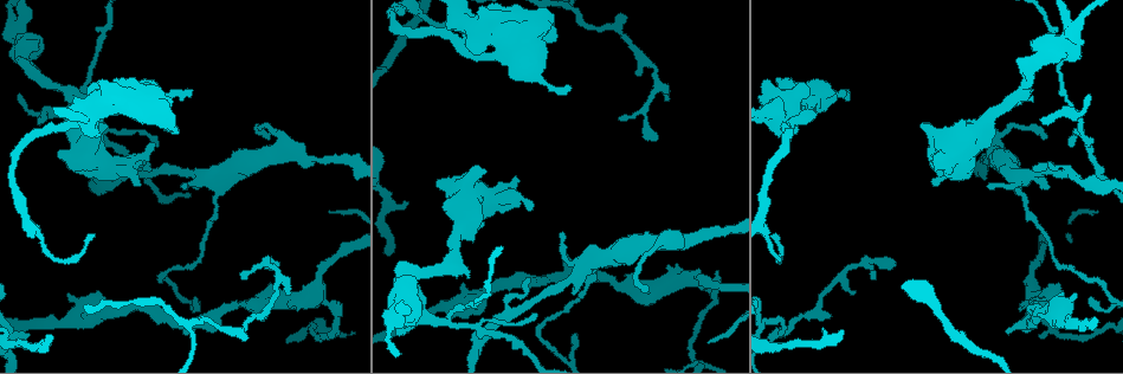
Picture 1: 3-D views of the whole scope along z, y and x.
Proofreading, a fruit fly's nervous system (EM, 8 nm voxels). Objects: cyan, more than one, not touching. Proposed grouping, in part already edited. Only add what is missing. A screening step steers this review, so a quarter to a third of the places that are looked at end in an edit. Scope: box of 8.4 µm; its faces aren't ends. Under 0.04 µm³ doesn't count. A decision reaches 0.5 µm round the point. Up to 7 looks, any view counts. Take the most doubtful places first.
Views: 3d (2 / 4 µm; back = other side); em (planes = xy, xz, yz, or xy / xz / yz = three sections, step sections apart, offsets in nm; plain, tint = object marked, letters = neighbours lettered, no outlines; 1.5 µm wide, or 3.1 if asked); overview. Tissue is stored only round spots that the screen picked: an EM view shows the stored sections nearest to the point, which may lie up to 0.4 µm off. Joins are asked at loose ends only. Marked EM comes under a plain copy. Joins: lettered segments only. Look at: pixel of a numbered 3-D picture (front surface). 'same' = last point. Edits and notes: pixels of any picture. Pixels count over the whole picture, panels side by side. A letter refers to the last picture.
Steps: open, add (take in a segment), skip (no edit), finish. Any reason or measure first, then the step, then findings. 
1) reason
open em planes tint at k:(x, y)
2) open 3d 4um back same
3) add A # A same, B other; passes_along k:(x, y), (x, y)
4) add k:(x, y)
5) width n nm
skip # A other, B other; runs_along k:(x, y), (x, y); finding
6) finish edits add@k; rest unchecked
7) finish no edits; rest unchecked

tapers out
open em yz step 8 tint at 1:(188, 90)

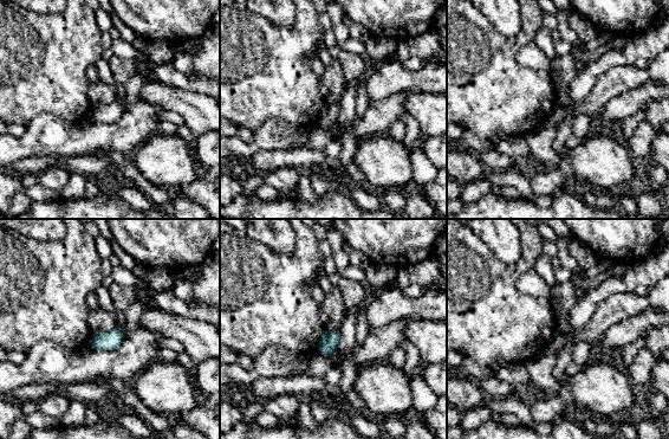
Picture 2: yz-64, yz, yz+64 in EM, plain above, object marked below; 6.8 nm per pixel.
another direction
open em planes letters same

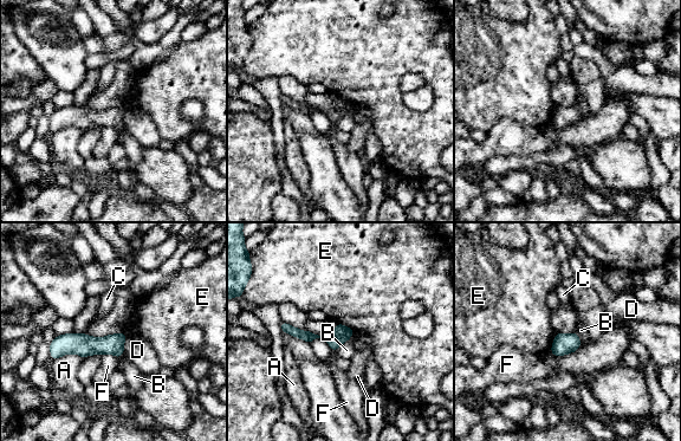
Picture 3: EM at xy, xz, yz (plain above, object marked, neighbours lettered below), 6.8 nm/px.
skip # A other, B other, C other, D other, E other, F other; border 3:(575, 332), (579, 339), (579, 347); no lettered segment goes on from it

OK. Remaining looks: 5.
an open end
open 3d 4um at 1:(439, 184)

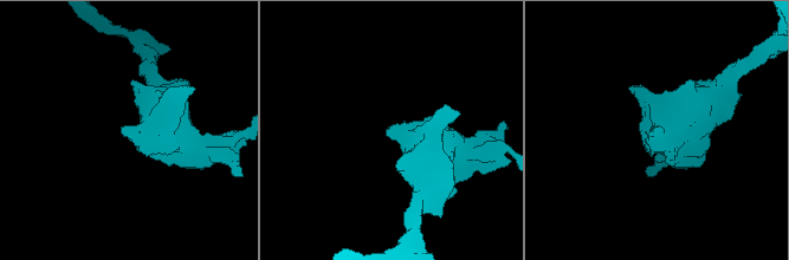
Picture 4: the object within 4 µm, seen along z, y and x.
shape alone is not enough
open em planes letters at 4:(124, 132)

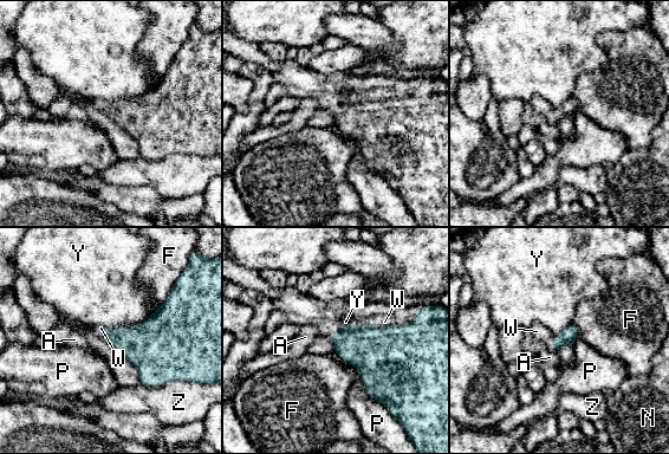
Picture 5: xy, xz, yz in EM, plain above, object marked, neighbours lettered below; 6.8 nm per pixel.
add W # A other, F other, N other, P other, W same, Y other, Z other; passes_along 5:(395, 362), (384, 328), (384, 322); it goes on there

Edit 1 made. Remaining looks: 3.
open 3d 2um at 1:(987, 185)

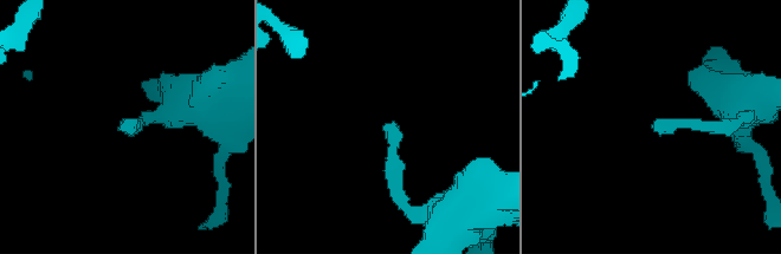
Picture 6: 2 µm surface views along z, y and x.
open em xz step 8 letters at 6:(120, 127)

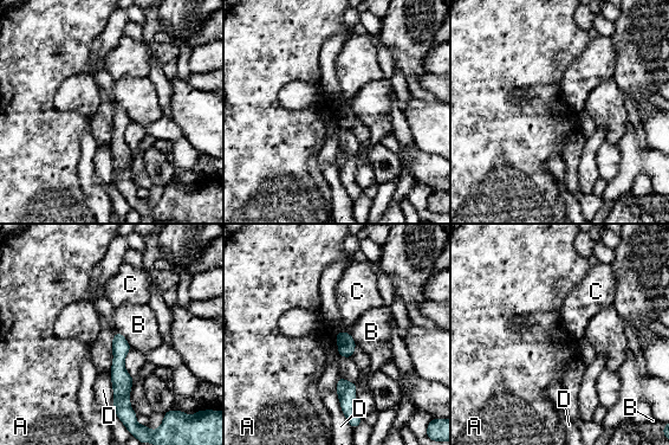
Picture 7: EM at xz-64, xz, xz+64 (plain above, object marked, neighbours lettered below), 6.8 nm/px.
open em planes letters same

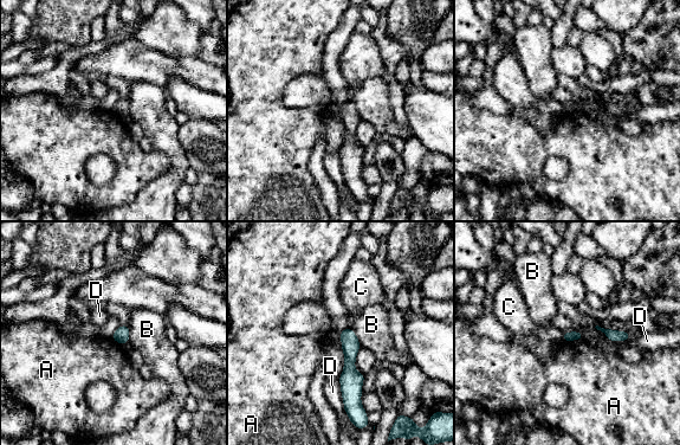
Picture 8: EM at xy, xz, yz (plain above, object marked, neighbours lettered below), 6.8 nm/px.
skip # A other, B other, C other, D other; none of them fits

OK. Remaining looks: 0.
finish edits add@5; rest unchecked

